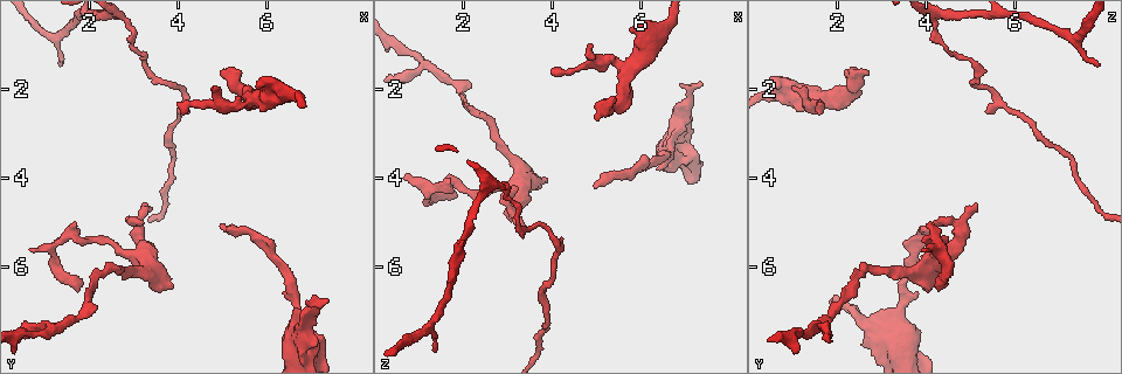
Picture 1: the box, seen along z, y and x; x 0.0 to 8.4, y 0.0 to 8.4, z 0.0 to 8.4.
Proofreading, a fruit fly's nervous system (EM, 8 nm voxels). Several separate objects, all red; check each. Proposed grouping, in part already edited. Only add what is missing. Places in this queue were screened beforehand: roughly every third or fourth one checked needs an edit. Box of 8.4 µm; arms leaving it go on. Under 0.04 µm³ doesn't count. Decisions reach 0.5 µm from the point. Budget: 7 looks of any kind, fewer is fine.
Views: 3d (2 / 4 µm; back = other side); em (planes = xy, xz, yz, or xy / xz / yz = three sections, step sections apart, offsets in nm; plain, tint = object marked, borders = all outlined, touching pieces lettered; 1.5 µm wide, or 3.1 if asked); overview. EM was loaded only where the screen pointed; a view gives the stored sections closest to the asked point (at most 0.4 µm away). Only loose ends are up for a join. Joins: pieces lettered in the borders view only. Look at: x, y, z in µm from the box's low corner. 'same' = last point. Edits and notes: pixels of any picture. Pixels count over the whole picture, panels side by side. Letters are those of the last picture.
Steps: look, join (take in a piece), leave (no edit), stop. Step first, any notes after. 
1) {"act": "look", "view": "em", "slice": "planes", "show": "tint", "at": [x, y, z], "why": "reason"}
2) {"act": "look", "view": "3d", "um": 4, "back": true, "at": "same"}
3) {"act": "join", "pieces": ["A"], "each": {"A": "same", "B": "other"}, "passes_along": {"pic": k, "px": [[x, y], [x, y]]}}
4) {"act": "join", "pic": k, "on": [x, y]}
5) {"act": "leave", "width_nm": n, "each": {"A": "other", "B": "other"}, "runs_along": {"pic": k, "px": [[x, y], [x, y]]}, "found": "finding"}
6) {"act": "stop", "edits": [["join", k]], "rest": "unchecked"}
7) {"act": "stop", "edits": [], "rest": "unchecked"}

{"act": "look", "view": "3d", "um": 4, "at": [4.85, 1.90, 0.95], "why": "branch stops here"}

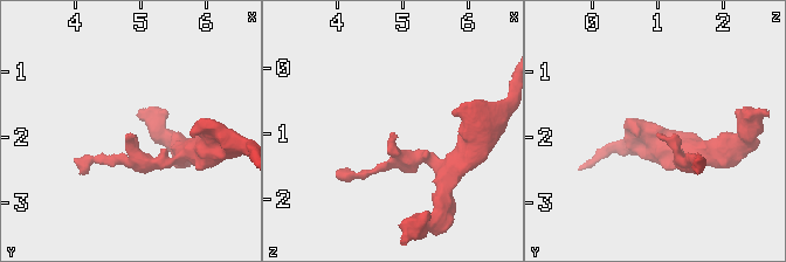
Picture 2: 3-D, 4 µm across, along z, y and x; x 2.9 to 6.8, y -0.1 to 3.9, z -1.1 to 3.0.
{"act": "look", "view": "em", "slice": "planes", "show": "borders", "at": [4.85, 1.95, 0.95], "why": "now the EM"}

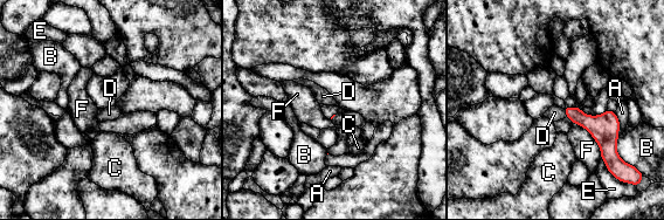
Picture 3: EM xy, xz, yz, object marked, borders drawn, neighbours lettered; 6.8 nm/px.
{"act": "leave", "each": {"A": "other", "B": "other", "C": "other", "D": "other", "E": "other", "F": "other"}, "border": {"pic": 3, "px": [[562, 109], [567, 116]]}, "found": "none of them fits"}

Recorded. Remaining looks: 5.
{"act": "look", "view": "em", "slice": "xy", "step": 4, "show": "tint", "at": [5.00, 5.00, 4.20], "why": "free end"}

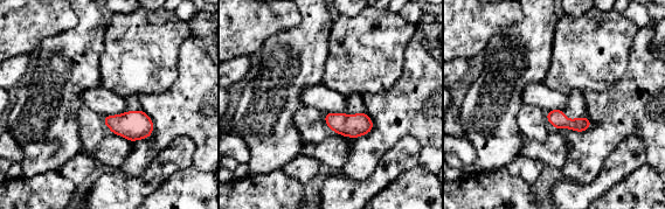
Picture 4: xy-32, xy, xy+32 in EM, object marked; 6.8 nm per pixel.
{"act": "look", "view": "em", "slice": "xz", "step": 4, "show": "borders", "at": "same", "why": "another direction"}

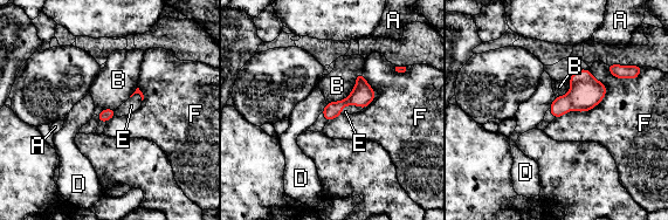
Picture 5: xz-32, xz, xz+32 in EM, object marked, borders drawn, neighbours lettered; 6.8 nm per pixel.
{"act": "join", "pic": 5, "on": [348, 109], "width_nm": 80, "each": {"A": "other", "B": "other", "D": "other", "E": "same", "F": "other"}, "found": "the neuron continues"}

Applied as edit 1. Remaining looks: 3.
{"act": "look", "view": "overview"}

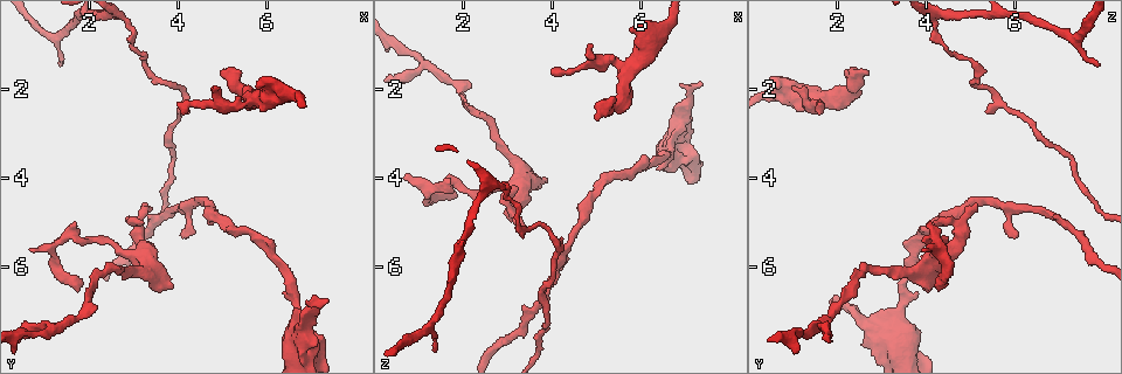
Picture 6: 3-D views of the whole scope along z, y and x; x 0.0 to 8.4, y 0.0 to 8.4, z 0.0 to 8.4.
{"act": "look", "view": "em", "slice": "yz", "step": 4, "show": "borders", "at": [1.40, 1.50, 7.85], "why": "tapers out"}

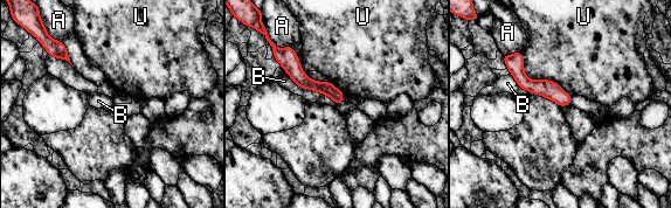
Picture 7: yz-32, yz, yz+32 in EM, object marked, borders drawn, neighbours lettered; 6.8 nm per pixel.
{"act": "leave", "width_nm": 90, "longest_contact_nm": ["U", 440], "each": {"A": "other", "B": "other", "U": "other"}, "found": "no lettered piece goes on from it"}

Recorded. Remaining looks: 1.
{"act": "stop", "edits": [["join", 5]], "rest": "unchecked"}

